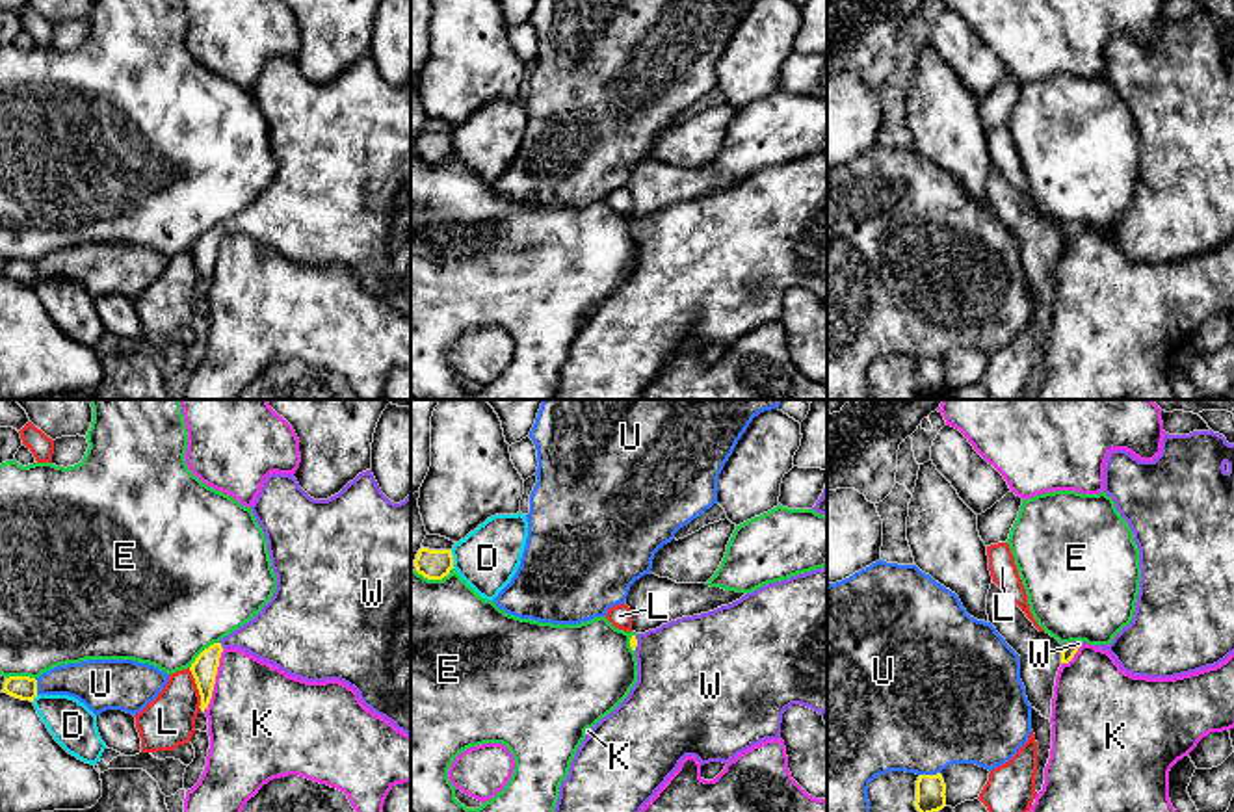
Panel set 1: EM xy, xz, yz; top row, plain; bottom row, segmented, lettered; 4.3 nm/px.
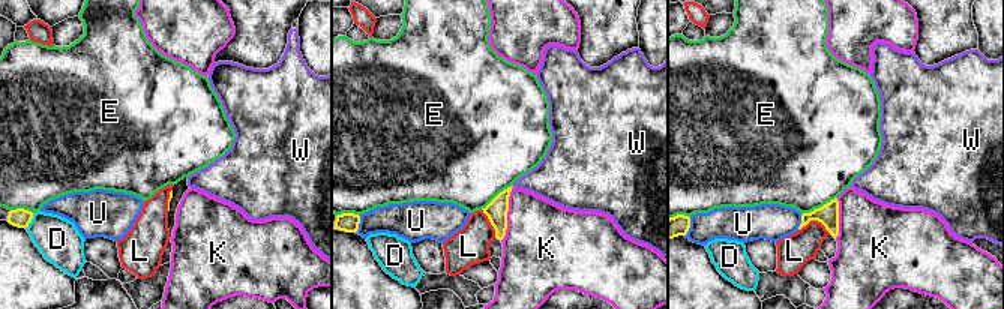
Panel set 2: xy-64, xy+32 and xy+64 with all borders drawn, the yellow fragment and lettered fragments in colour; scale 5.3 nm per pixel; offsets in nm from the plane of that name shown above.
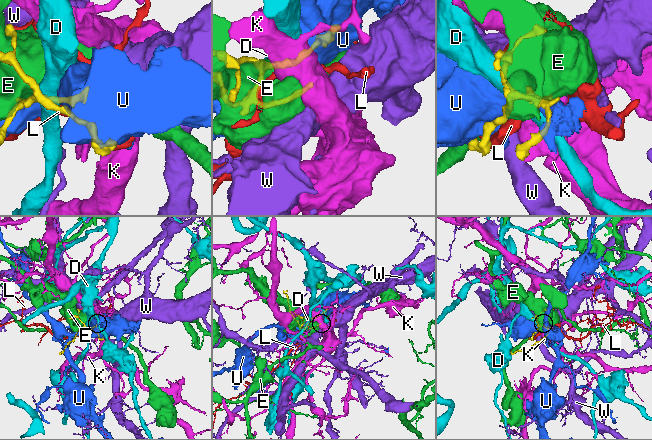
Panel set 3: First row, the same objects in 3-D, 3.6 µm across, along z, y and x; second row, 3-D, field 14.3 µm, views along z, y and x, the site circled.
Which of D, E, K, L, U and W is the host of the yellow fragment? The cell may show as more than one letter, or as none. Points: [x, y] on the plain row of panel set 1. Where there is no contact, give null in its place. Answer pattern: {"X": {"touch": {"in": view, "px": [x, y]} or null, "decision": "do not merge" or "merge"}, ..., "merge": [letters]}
{"D": {"touch": {"in": "xz", "px": [452, 144]}, "decision": "do not merge"}, "E": {"touch": {"in": "xy", "px": [201, 236]}, "decision": "do not merge"}, "K": {"touch": {"in": "xy", "px": [214, 264]}, "decision": "do not merge"}, "L": {"touch": {"in": "xy", "px": [197, 272]}, "decision": "do not merge"}, "U": {"touch": {"in": "yz", "px": [930, 359]}, "decision": "do not merge"}, "W": {"touch": {"in": "xy", "px": [220, 229]}, "decision": "merge"}, "merge": ["W"]}

